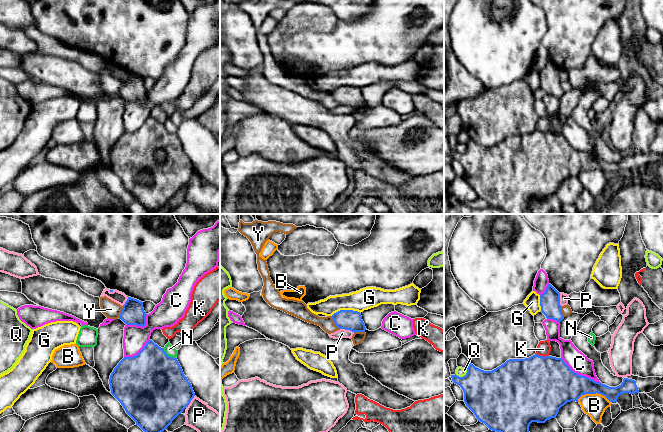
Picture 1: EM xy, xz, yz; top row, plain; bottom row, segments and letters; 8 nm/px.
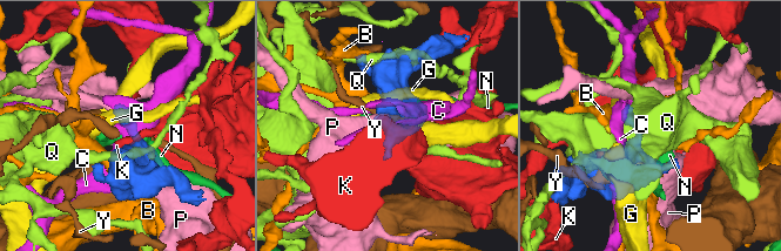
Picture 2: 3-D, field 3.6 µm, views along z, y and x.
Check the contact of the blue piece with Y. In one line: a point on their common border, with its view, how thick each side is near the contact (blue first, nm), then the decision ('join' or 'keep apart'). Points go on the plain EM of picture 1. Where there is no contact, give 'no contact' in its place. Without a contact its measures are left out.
xz (334, 98) | 160/110 nm | keep apart

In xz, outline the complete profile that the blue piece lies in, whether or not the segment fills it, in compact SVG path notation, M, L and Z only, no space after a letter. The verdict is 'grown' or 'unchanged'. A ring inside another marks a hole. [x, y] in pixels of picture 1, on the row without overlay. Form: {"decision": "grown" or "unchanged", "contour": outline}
{"decision": "unchanged", "contour": "M340 86L331 93L335 101L340 105L350 106L354 109L365 108L366 106L361 89L358 87Z"}

